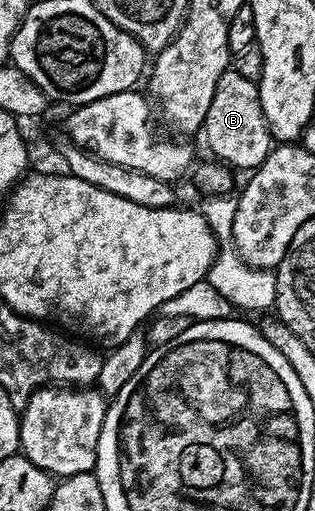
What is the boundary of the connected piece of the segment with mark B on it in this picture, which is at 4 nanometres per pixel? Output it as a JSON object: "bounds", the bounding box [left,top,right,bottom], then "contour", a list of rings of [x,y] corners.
{"bounds":[204,69,275,172],"contour":[[[232,69],[219,77],[215,97],[211,97],[211,109],[207,109],[204,135],[206,145],[217,154],[214,156],[238,172],[252,172],[269,156],[275,140],[269,133],[267,117],[263,117],[263,105],[259,101],[259,89],[254,80]]]}

